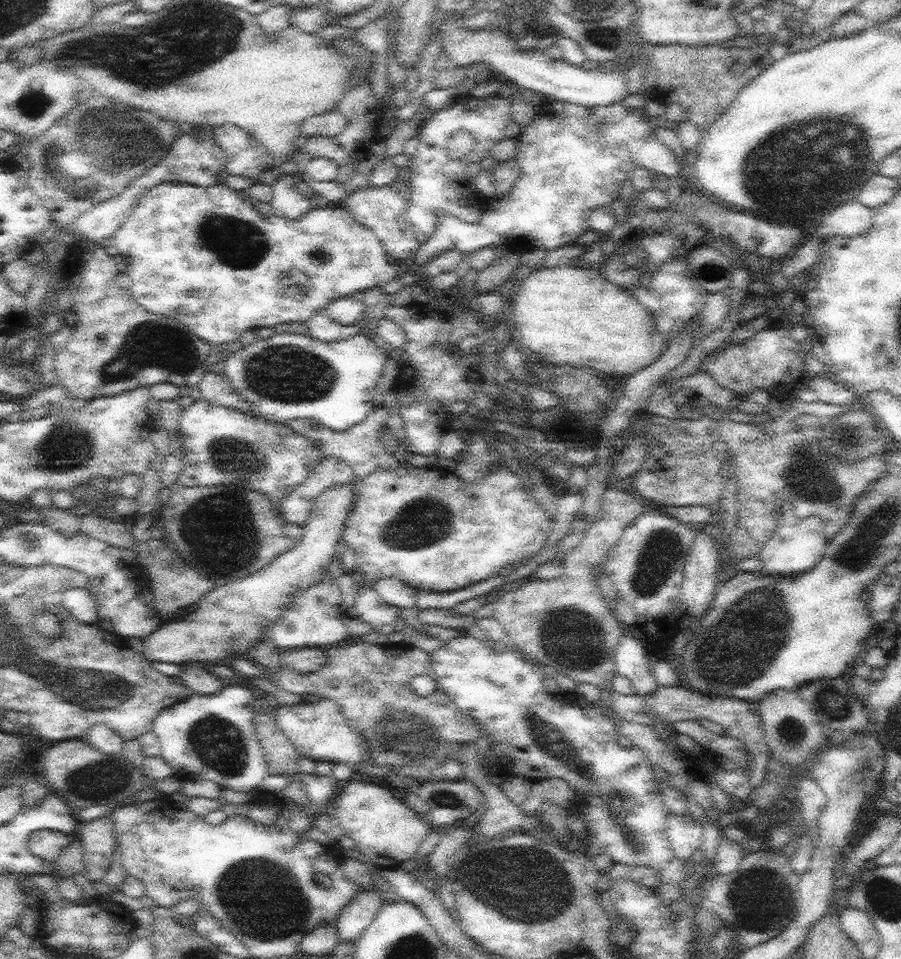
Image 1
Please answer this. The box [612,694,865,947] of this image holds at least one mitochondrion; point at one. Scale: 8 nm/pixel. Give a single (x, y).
(740, 900)

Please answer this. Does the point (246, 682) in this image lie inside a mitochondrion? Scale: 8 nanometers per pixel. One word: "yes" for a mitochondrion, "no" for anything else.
no

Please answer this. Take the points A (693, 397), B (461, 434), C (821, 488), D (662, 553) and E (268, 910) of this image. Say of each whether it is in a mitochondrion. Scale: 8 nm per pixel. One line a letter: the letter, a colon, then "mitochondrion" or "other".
A: other
B: other
C: mitochondrion
D: mitochondrion
E: mitochondrion

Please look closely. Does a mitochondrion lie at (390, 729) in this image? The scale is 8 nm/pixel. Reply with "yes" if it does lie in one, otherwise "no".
yes

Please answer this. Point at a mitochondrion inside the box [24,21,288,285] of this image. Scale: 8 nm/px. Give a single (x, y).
(127, 140)

